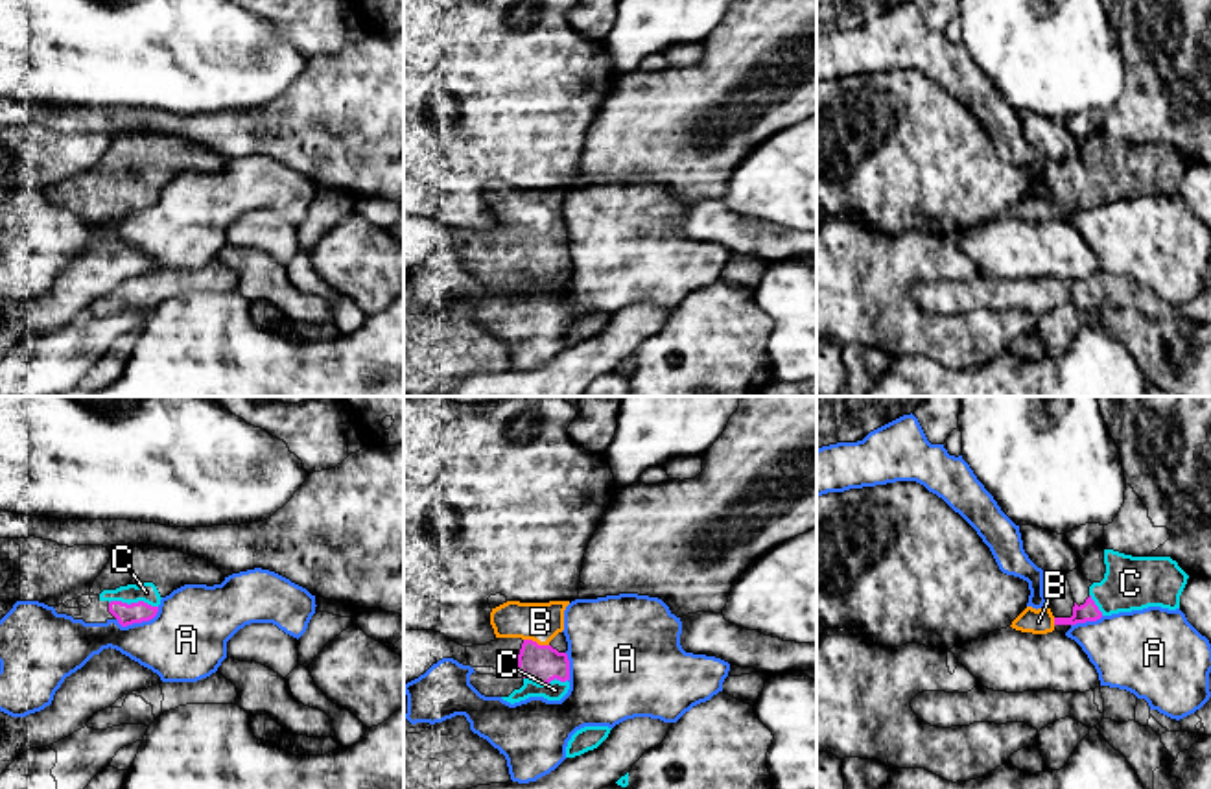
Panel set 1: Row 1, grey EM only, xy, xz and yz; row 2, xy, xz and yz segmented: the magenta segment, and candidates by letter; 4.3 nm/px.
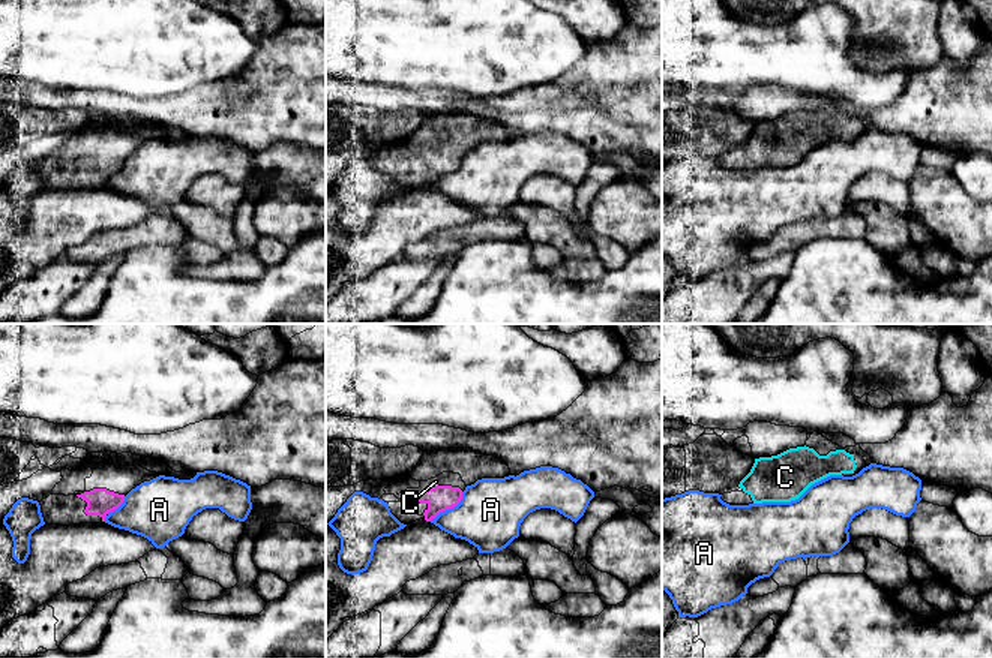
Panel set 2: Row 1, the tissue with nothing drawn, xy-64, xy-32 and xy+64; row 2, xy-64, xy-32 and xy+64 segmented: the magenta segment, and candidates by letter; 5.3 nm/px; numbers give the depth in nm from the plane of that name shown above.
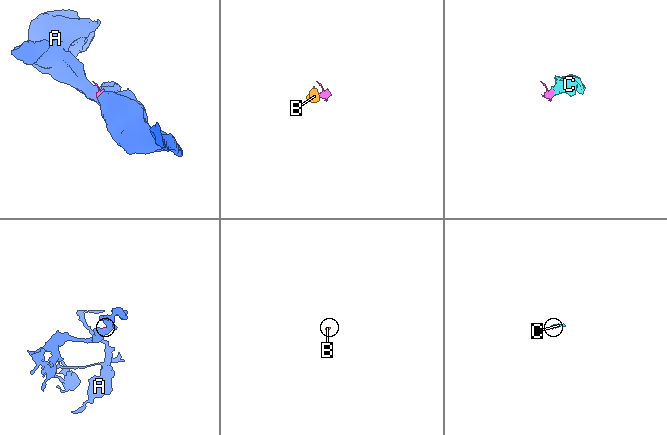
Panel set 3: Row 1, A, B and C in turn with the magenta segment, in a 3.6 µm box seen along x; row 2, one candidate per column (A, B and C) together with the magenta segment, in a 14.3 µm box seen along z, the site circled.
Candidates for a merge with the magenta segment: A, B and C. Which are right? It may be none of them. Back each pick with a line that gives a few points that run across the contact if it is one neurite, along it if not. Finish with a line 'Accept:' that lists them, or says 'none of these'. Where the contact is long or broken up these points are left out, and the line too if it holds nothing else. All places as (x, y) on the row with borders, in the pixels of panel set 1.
B: Line: xz (542, 664), (537, 659), (535, 642), (540, 622)
C: Line: xy (135, 612), (133, 603), (146, 592)
Accept: B, C

